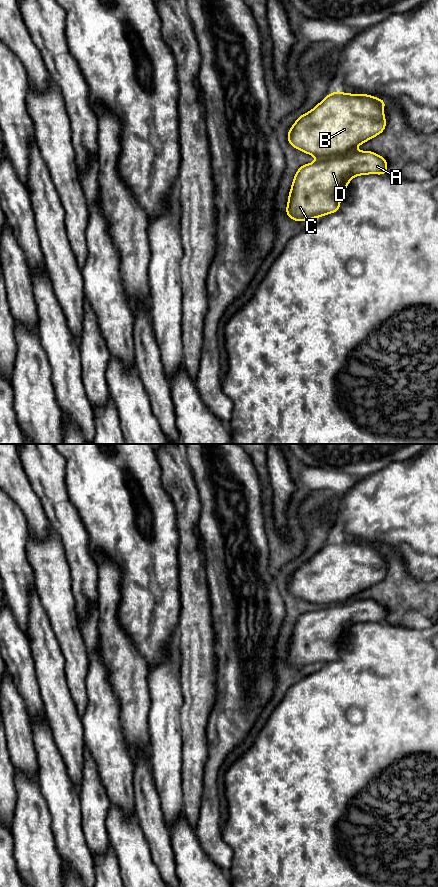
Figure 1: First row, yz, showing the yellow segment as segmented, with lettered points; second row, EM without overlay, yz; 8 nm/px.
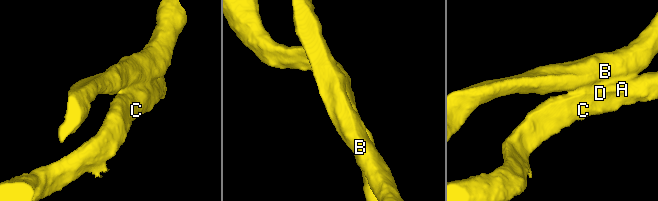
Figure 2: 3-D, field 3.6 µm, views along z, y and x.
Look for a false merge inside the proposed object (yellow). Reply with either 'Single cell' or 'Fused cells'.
Single cell

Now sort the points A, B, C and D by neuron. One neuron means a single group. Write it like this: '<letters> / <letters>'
A B C D

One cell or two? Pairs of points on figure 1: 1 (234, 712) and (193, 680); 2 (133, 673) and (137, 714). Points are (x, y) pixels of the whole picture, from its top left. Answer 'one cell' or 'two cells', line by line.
1: two cells
2: one cell

